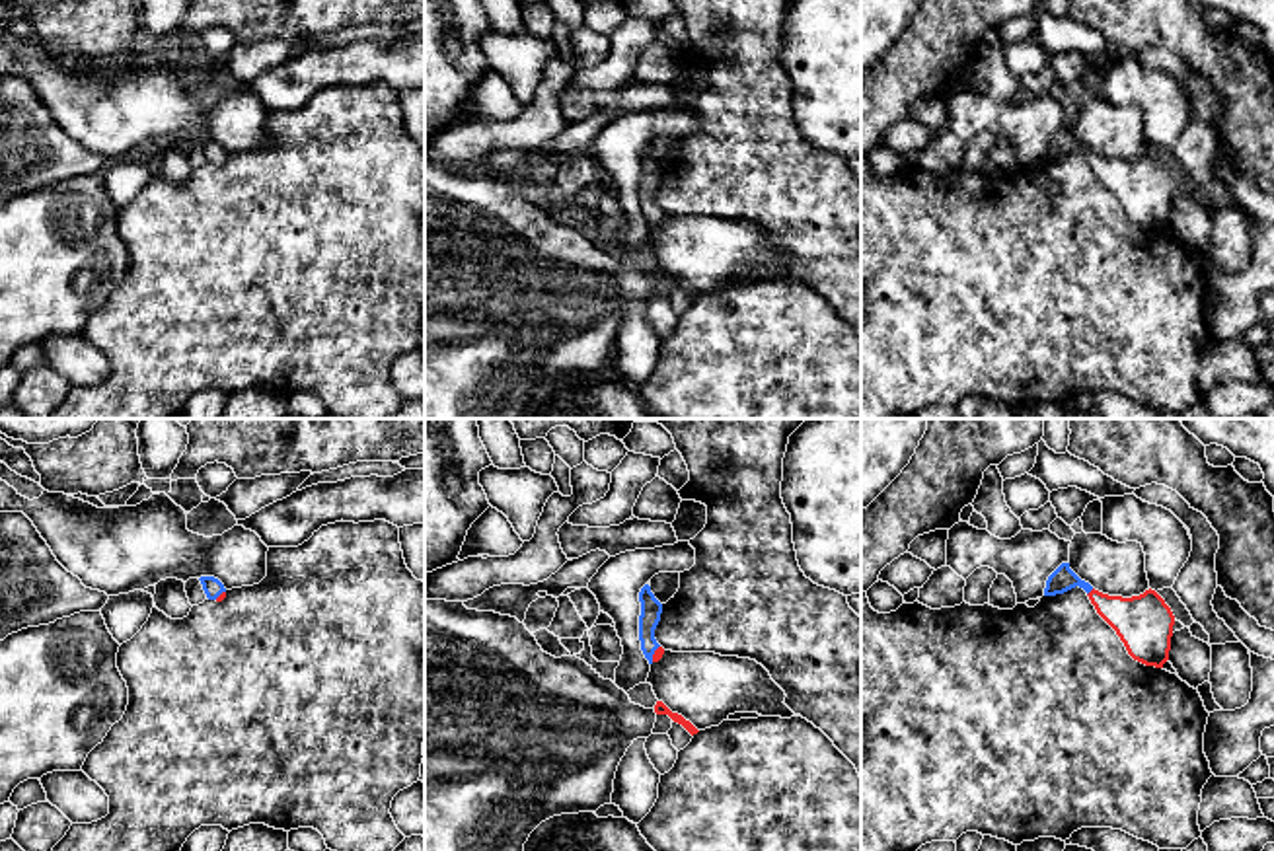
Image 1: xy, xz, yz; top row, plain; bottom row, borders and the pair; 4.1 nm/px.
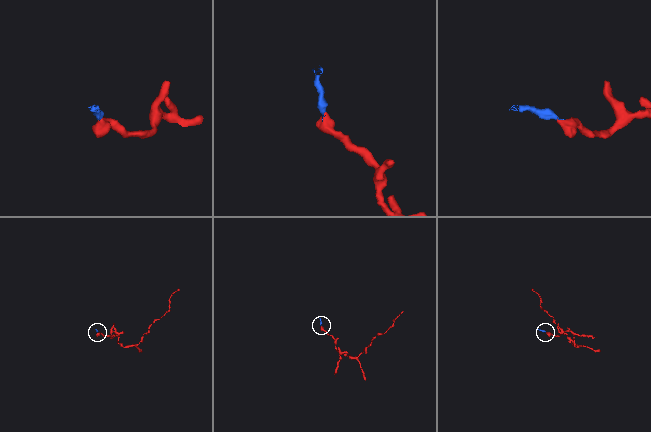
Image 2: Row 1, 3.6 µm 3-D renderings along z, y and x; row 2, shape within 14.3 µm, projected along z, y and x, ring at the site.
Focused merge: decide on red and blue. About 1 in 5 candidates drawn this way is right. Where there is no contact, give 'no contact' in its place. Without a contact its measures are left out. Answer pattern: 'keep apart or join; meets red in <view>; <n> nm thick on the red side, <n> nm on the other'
join; meets red in yz; 220 nm thick on the red side, 100 nm on the other

